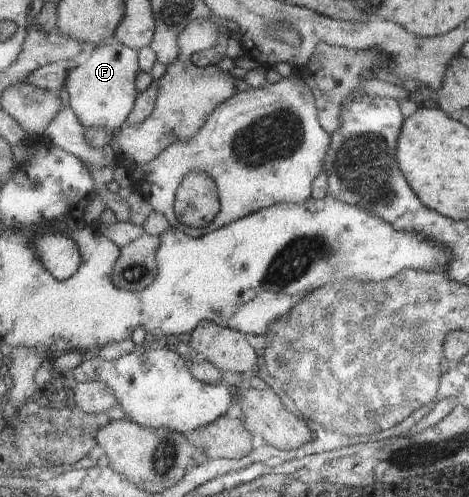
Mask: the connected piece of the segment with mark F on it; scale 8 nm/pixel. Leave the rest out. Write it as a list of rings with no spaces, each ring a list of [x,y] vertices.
[[[111,40],[110,43],[97,47],[92,55],[74,68],[69,74],[66,91],[71,108],[76,112],[80,123],[86,129],[104,127],[116,134],[126,126],[128,117],[135,108],[139,91],[136,87],[140,75],[139,52],[124,43]]]

